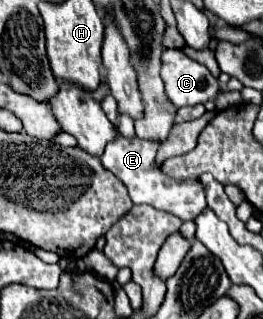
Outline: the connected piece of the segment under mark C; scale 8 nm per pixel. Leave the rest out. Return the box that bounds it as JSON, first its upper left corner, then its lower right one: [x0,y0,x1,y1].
[162,49,220,107]

